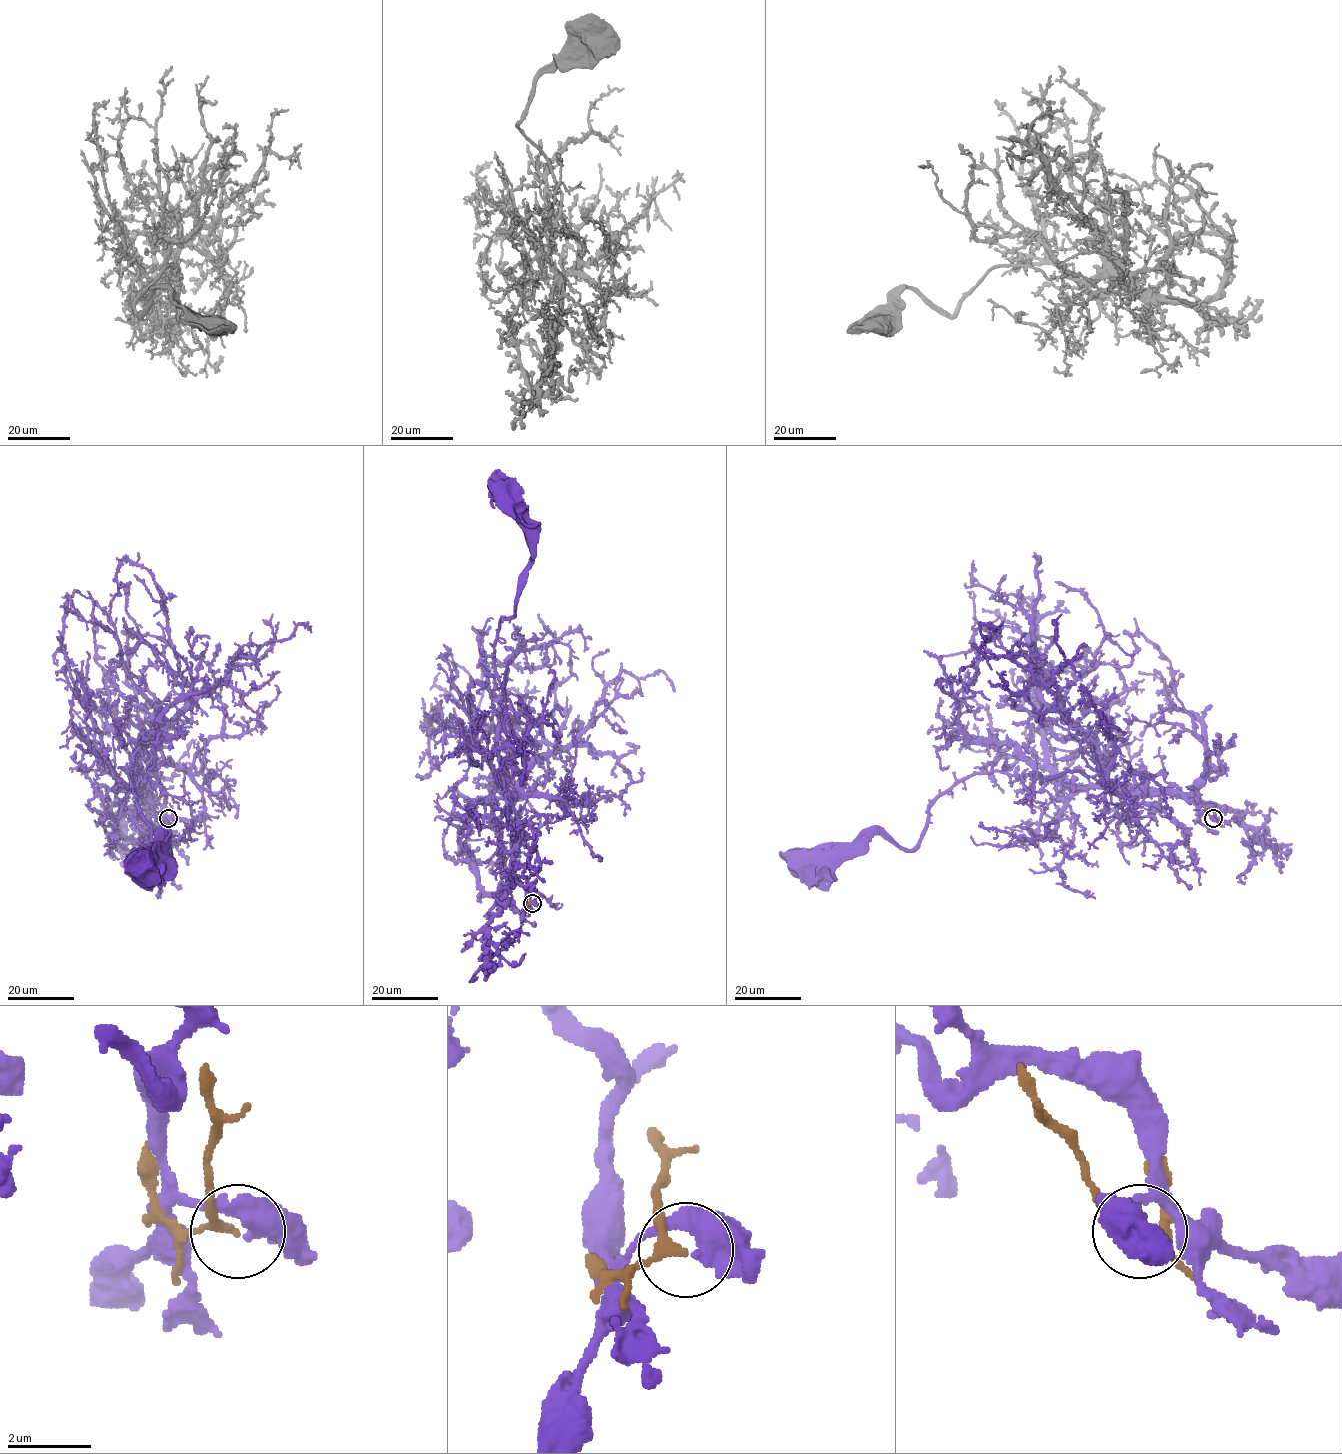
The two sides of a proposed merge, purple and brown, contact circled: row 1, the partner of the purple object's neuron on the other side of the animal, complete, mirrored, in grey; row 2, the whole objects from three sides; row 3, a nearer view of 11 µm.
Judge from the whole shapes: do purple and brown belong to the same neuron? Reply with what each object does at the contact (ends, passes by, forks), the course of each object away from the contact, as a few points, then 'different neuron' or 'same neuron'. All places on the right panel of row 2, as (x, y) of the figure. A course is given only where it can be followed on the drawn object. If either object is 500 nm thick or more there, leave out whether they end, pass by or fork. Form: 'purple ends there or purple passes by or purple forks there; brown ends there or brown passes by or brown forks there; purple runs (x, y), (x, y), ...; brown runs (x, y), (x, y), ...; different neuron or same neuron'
purple runs (1213, 819), (1208, 806), (1179, 796), (981, 772), (958, 779), (933, 803), (912, 849), (872, 834), (800, 865); brown runs (1213, 819), (1204, 805); different neuron

